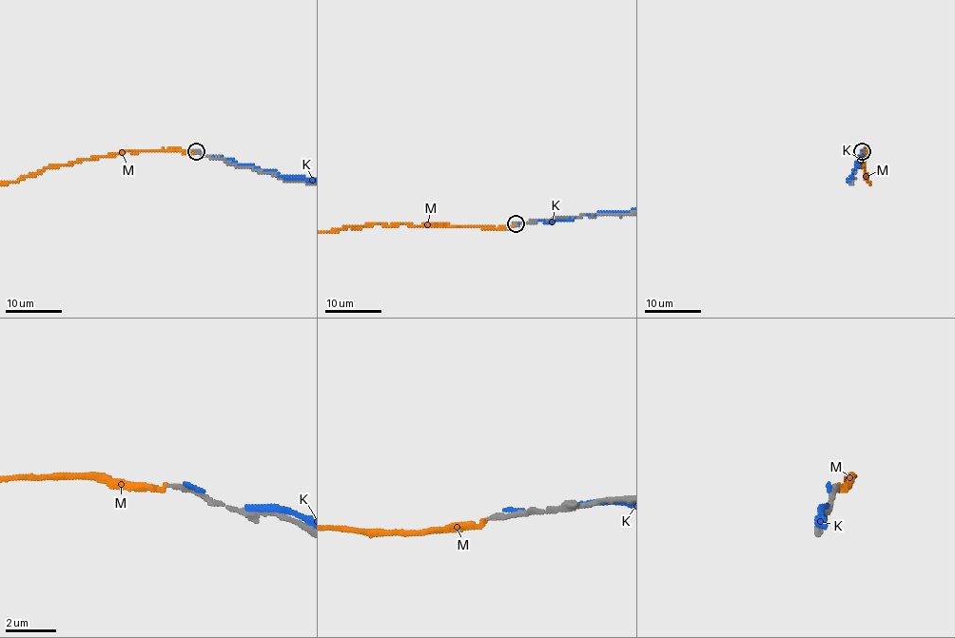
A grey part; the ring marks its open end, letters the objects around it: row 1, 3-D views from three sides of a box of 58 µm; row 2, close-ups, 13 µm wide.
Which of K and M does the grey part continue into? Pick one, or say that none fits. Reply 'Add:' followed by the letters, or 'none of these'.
Add: none of these

